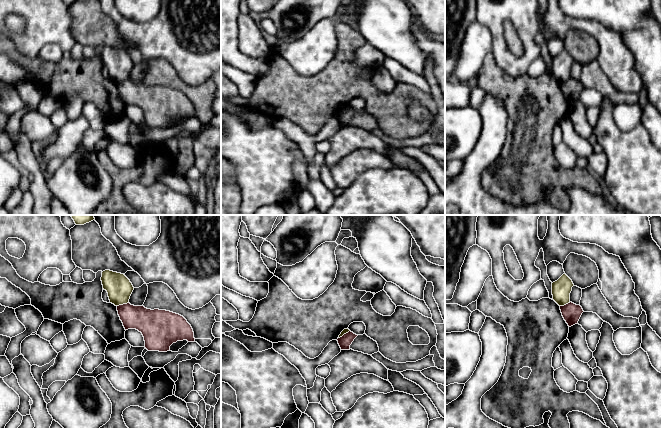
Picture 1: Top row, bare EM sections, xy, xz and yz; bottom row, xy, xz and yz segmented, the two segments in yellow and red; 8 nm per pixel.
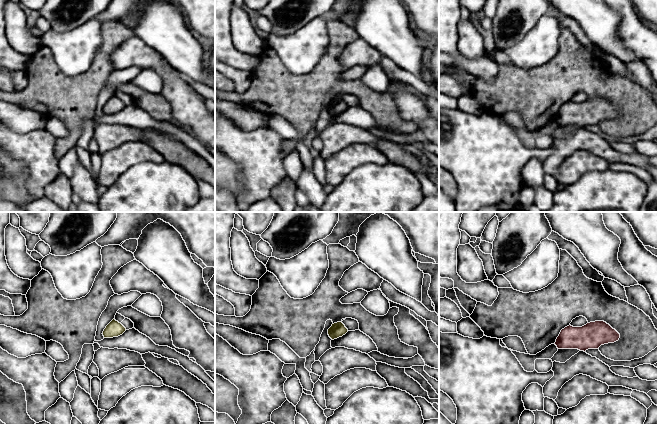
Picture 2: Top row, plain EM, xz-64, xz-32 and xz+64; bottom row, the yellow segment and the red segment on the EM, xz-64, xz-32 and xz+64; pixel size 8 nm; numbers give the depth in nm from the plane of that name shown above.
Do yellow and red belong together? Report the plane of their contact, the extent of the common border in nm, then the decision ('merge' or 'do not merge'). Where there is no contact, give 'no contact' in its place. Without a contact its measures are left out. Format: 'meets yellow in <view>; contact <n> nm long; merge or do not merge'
meets yellow in xy; contact 100 nm long; do not merge

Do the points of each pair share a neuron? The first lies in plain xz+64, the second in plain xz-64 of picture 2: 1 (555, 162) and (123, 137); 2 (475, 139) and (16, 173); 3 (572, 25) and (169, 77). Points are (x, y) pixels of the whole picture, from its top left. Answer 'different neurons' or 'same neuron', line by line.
1: same neuron
2: different neurons
3: same neuron

